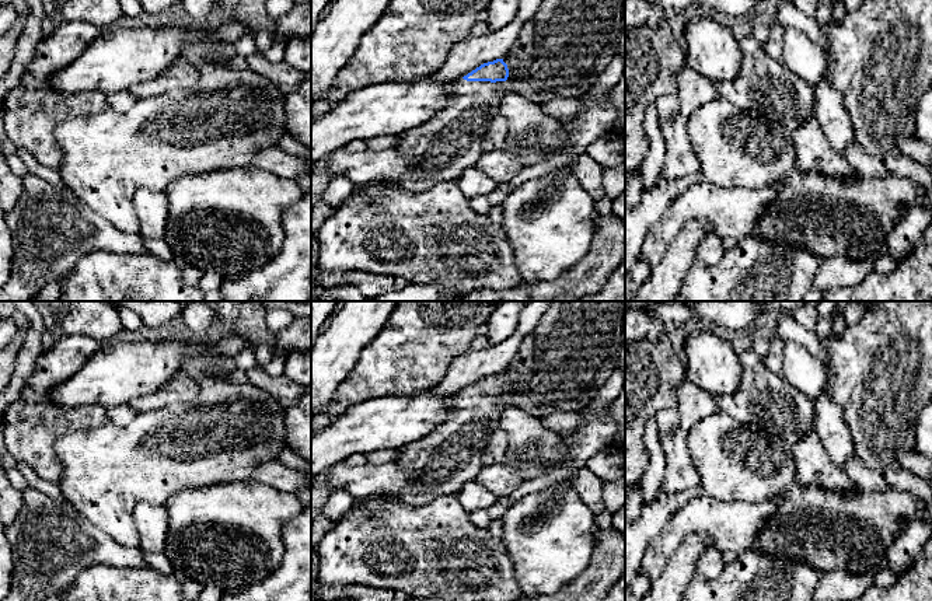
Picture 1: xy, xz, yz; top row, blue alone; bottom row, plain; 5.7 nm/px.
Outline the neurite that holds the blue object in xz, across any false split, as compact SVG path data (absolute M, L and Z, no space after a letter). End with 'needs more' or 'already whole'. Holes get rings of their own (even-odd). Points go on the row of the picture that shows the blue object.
M503 59L488 62L450 84L450 98L425 123L399 134L394 148L409 154L413 164L399 177L383 179L394 188L426 191L440 182L455 182L467 170L475 167L485 153L481 143L489 133L502 98L509 92L507 64Z | needs more

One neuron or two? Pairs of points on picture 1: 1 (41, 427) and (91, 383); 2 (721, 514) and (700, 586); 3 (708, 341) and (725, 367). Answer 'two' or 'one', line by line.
1: two
2: two
3: one

